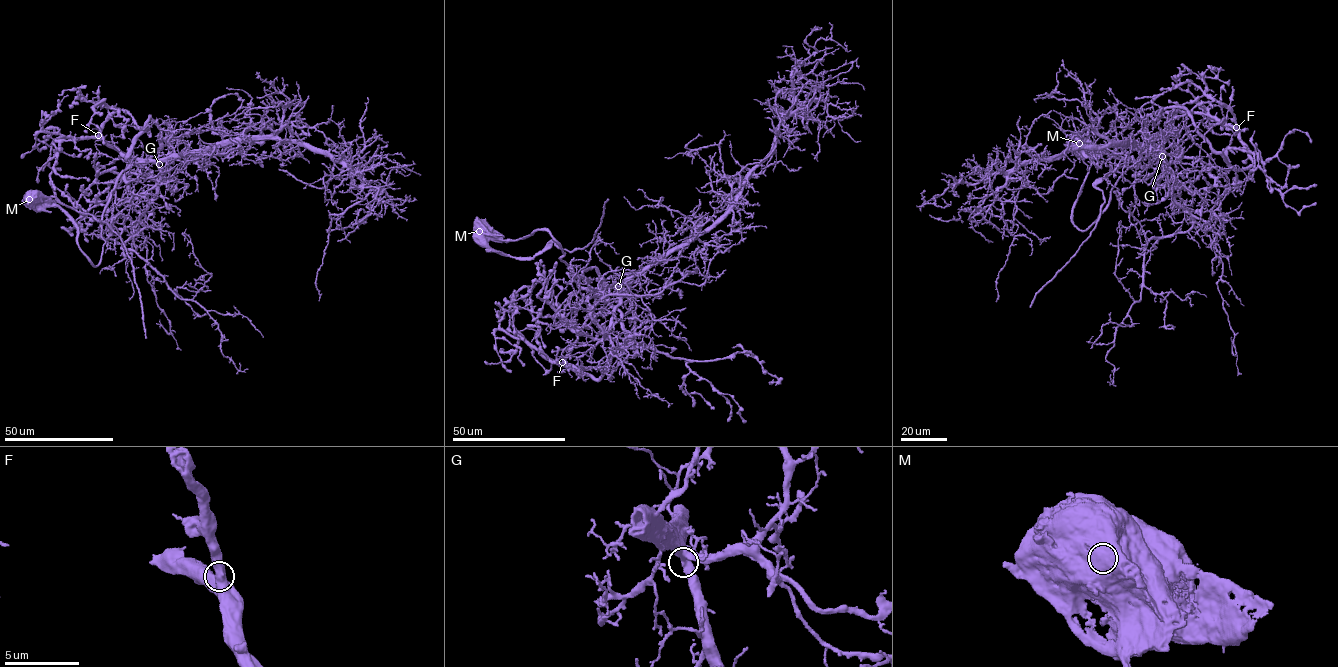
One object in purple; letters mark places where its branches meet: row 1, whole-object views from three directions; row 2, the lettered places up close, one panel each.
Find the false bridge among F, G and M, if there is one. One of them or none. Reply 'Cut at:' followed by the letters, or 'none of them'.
Cut at: M

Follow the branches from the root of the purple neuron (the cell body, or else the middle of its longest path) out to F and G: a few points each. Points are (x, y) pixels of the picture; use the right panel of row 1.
F: (1077, 141), (1084, 231), (1162, 148), (1148, 115), (1183, 107), (1247, 168), (1236, 127)
G: (1077, 141), (1091, 160), (1073, 212), (1084, 231), (1139, 155), (1160, 148), (1162, 156)

